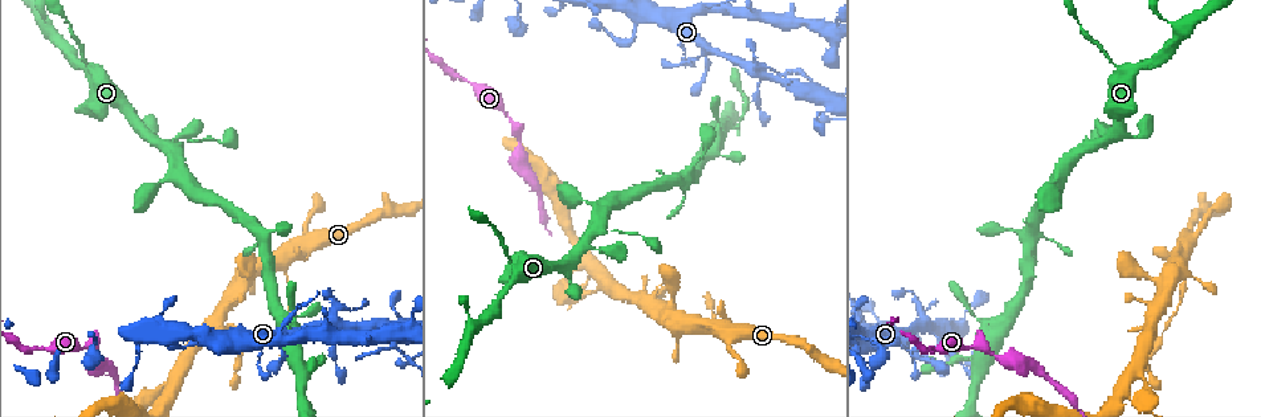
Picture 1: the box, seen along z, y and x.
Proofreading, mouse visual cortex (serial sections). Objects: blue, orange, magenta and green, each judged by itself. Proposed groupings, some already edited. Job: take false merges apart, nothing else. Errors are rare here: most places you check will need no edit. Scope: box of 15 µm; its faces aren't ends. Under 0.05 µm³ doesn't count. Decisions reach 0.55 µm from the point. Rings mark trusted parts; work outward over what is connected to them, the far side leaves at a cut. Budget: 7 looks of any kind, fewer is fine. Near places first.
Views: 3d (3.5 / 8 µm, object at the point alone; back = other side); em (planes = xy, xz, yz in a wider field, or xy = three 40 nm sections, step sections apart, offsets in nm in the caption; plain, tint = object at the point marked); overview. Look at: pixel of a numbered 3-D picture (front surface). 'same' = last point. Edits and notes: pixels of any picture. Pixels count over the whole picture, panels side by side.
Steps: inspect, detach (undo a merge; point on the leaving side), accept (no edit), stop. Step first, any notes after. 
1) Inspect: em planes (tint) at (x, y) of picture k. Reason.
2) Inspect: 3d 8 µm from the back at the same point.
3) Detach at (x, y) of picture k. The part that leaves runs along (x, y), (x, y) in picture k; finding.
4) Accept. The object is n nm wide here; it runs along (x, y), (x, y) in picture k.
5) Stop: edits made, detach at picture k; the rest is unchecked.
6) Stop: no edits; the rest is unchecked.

Inspect: 3d 3.5 µm at (201, 139) of picture 1. Narrows sharply.

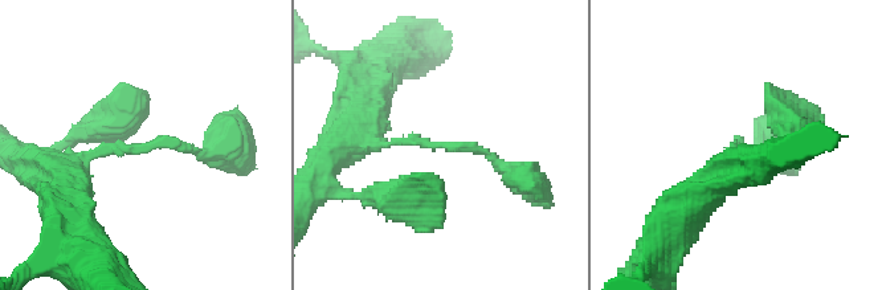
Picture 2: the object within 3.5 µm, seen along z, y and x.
Accept. The arms are 150, 200 nm wide; it runs along (354, 133), (476, 146), (521, 176) in picture 2; one cell here.

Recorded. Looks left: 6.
Inspect: 3d 8 µm at (639, 22) of picture 1. Thin neck.

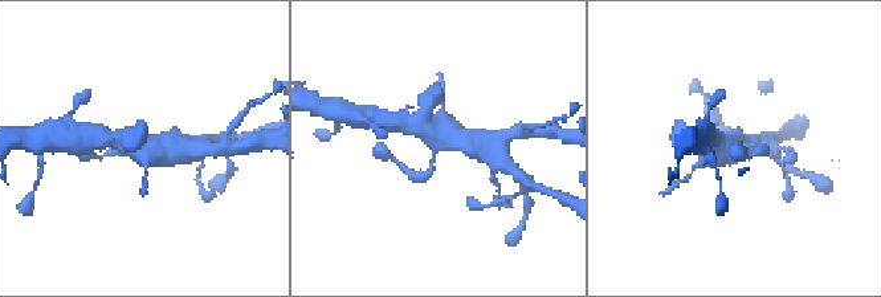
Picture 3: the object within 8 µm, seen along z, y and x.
Inspect: 3d 3.5 µm from the back at (437, 148) of picture 3. Closer look.

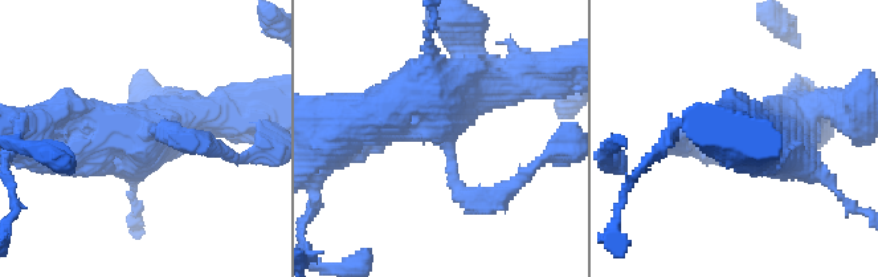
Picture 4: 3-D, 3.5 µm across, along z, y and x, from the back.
Inspect: em xy step 2 (tint) at (446, 137) of picture 4. Shape alone is not enough.

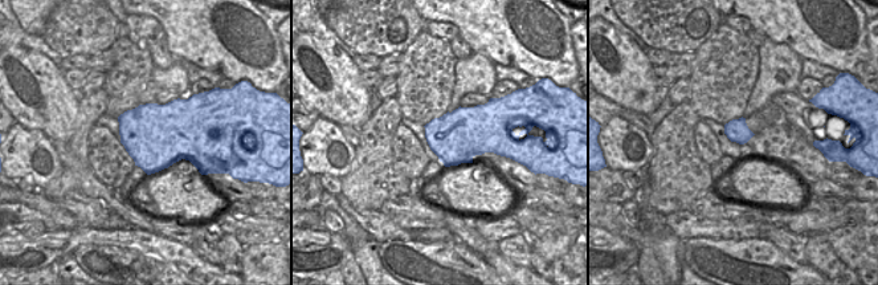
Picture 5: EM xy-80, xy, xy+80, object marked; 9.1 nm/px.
Accept. It runs along (354, 121), (517, 84) in picture 4; one cell here.

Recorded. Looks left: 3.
Inspect: 3d 3.5 µm at (638, 302) of picture 1. Narrows sharply.

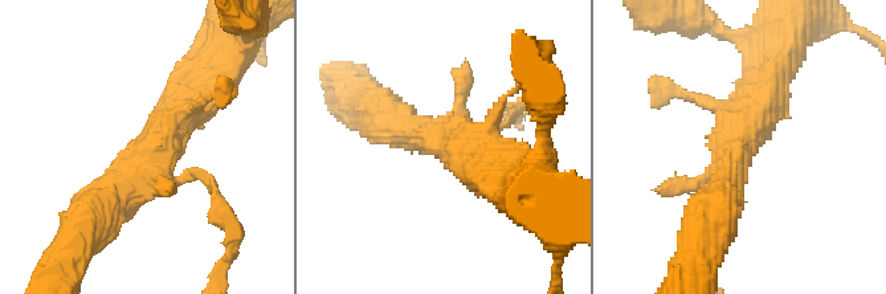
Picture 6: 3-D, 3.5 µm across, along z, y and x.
Inspect: em planes (tint) at (731, 161) of picture 6. Shape alone is not enough.

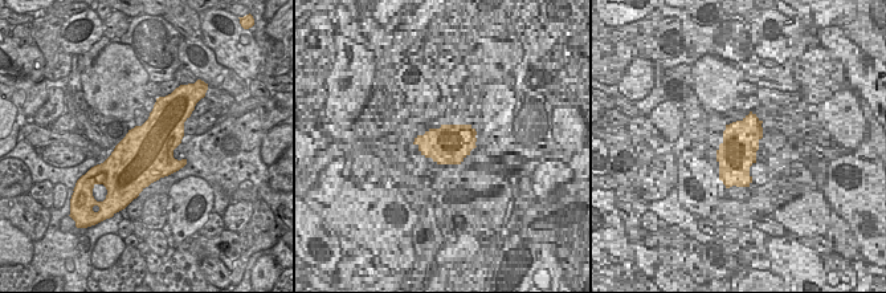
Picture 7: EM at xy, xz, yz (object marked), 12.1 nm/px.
Accept. The object is 650 nm wide here; it runs along (199, 97), (134, 175), (85, 223) in picture 6; continuous, no second cell.

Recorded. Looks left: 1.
Stop: no edits; the rest is unchecked.

